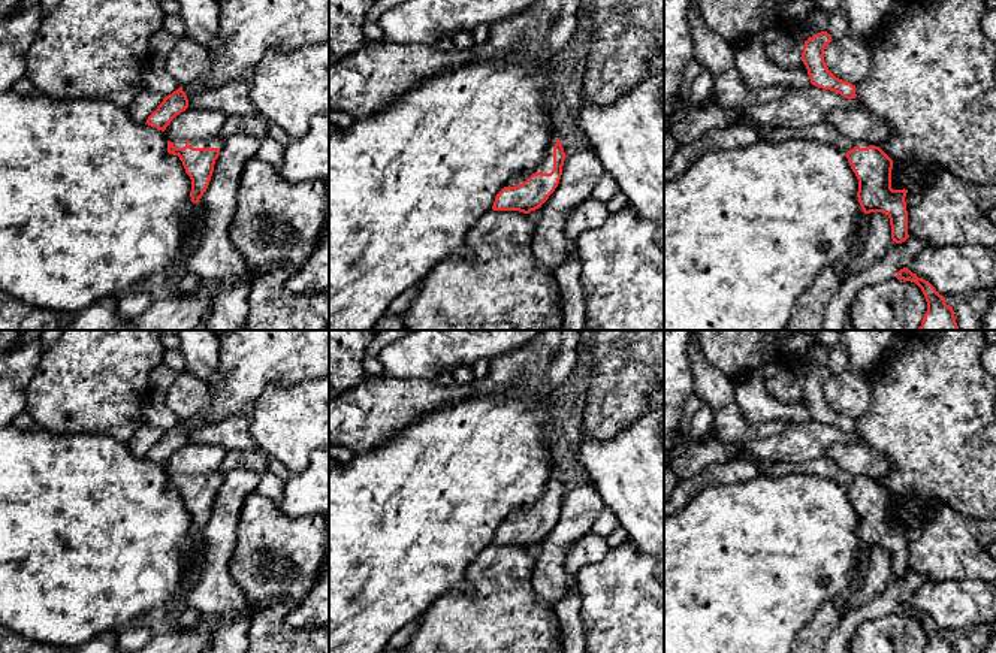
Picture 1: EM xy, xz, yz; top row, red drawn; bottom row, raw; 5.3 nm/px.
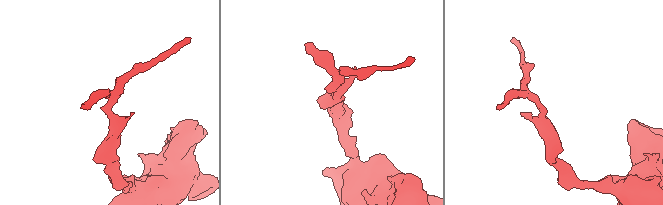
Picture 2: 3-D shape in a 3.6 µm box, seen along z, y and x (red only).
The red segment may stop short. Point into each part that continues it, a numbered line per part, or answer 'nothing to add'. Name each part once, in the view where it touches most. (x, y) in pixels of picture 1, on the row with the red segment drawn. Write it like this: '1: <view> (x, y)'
1: xz (546, 165)

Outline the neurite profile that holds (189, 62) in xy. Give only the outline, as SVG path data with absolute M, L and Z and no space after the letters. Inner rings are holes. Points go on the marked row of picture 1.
M188 36L179 37L165 61L166 70L175 78L179 87L200 81L212 67L208 48Z

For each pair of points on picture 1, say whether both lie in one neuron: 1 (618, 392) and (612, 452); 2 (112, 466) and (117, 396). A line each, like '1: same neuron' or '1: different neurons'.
1: different neurons
2: different neurons

